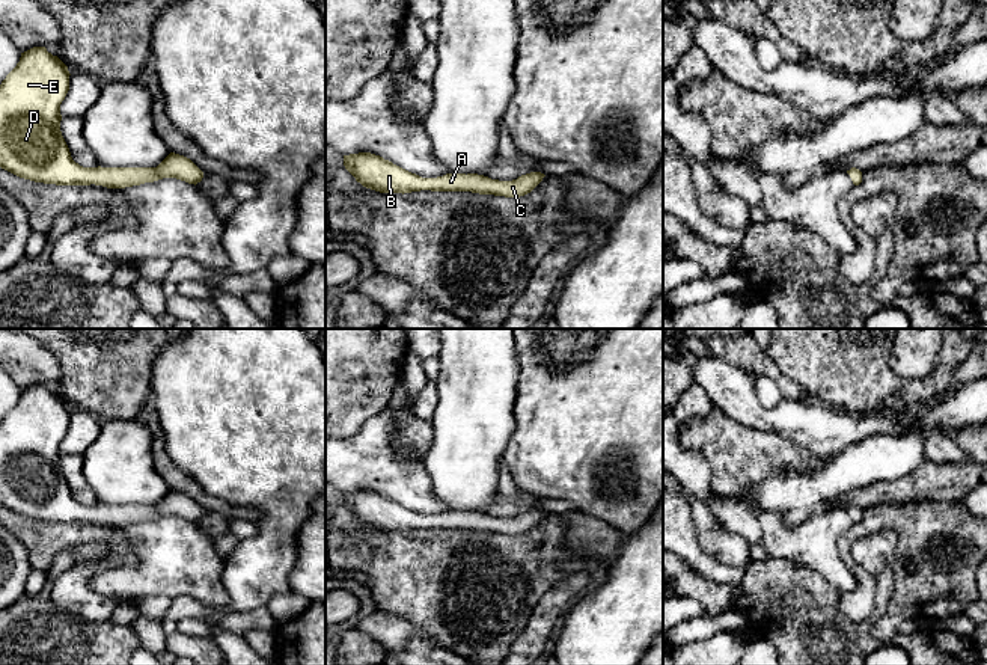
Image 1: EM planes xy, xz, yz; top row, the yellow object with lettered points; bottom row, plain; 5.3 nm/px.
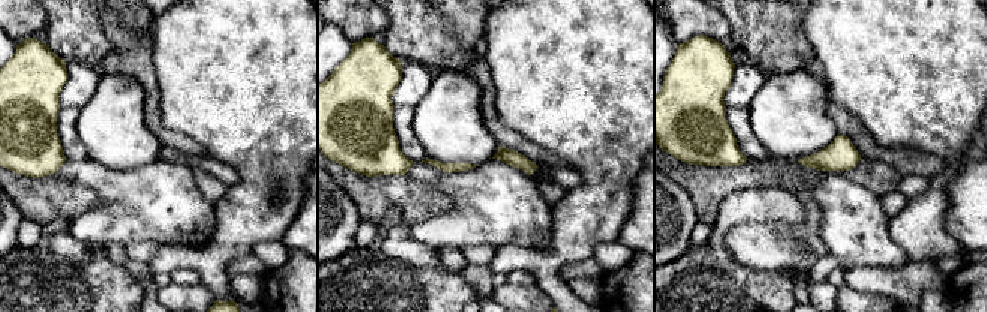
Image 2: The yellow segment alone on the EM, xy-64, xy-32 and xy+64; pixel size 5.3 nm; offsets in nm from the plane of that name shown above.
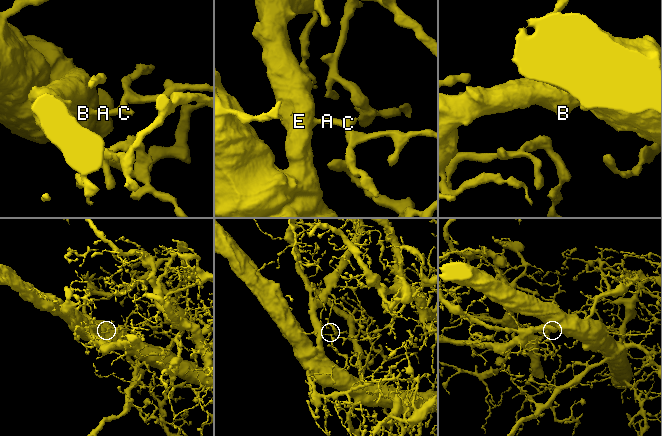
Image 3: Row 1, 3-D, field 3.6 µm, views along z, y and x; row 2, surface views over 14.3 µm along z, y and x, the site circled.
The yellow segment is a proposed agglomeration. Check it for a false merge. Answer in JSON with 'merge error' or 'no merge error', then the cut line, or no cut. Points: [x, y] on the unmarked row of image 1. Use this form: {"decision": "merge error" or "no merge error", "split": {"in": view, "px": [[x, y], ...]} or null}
{"decision": "no merge error", "split": null}

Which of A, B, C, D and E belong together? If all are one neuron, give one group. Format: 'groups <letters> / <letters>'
groups A B C D E

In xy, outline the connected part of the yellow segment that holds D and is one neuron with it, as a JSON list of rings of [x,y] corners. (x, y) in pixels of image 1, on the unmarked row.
[[[45,385],[21,391],[17,404],[0,422],[0,505],[24,517],[56,523],[125,526],[176,516],[197,522],[203,510],[187,495],[170,490],[157,505],[83,505],[71,495],[60,469],[60,442],[69,428],[68,404]]]

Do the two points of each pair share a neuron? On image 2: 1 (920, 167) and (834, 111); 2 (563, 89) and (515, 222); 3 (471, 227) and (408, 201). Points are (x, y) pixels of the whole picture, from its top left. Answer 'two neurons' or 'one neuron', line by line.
1: one neuron
2: two neurons
3: two neurons

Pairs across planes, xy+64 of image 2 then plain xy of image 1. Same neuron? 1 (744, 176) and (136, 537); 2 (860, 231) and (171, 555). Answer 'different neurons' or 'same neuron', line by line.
1: different neurons
2: same neuron

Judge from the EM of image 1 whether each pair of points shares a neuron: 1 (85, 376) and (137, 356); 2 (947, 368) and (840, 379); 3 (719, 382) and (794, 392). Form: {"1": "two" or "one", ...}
{"1": "one", "2": "one", "3": "two"}

